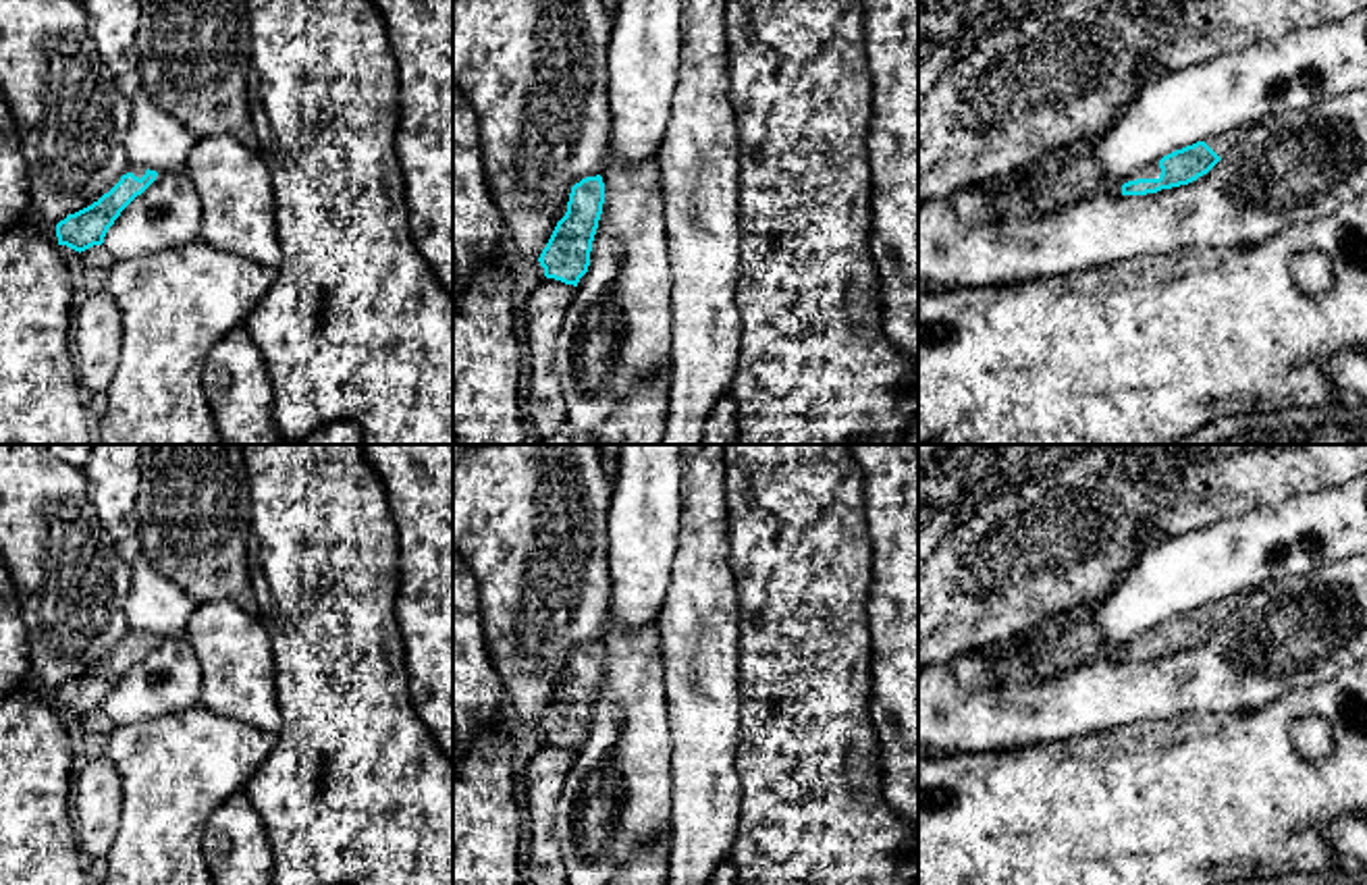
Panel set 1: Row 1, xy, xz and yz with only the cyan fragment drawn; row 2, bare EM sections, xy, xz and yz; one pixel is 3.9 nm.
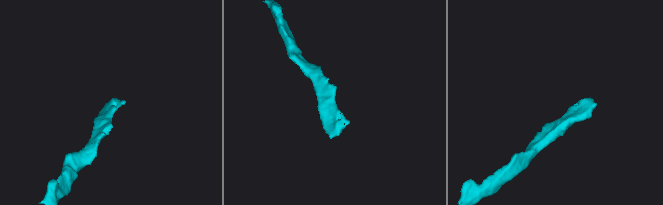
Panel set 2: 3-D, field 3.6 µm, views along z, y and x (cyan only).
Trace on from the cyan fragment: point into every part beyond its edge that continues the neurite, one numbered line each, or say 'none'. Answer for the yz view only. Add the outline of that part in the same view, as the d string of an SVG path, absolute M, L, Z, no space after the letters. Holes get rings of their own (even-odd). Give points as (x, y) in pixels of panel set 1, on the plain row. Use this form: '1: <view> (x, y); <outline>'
1: yz (1151, 636); M1157 625L1153 629L1147 629L1147 632L1138 634L1138 636L1134 636L1130 642L1126 642L1122 646L1122 650L1128 648L1128 646L1136 646L1136 644L1159 644L1159 640L1161 640L1161 634L1159 634L1159 625ZM1122 650L1116 652L1118 659L1122 659Z

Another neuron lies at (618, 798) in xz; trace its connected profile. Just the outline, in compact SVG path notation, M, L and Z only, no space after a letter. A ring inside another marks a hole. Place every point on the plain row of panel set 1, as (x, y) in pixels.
M613 613L600 632L605 669L588 738L580 744L555 814L567 885L607 885L642 848L671 839L673 735L656 623L623 627Z

